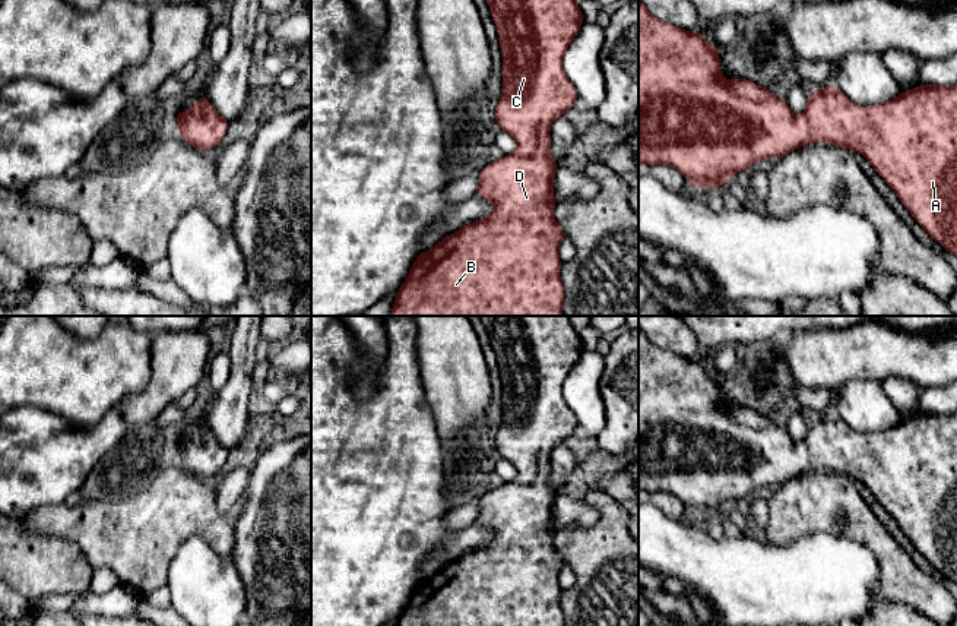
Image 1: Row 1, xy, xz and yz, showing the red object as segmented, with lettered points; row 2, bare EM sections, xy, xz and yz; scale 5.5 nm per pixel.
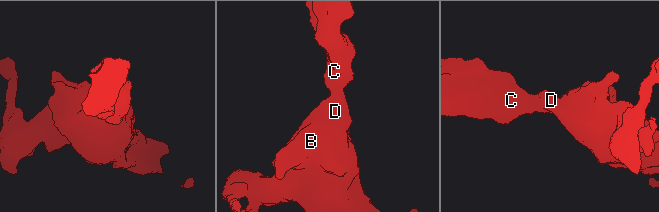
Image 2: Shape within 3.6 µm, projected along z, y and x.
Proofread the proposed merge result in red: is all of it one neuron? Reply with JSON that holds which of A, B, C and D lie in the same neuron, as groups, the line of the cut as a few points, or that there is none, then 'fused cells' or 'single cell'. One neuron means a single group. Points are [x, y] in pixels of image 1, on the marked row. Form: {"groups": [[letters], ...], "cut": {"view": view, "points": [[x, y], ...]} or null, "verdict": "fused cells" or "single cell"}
{"groups": [["A", "B", "C", "D"]], "cut": null, "verdict": "single cell"}

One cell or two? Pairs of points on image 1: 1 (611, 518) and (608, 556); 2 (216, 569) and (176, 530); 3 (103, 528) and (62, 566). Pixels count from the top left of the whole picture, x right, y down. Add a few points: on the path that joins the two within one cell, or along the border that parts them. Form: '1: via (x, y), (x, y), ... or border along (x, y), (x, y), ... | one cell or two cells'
1: via (611, 527), (608, 547) | one cell
2: border along (218, 553), (190, 536), (168, 569) | two cells
3: border along (48, 536), (73, 541), (94, 568) | two cells

